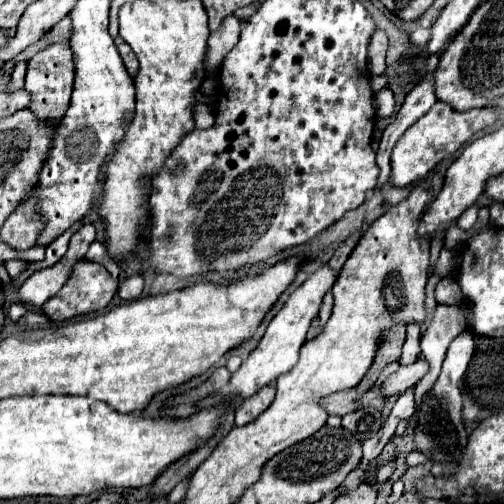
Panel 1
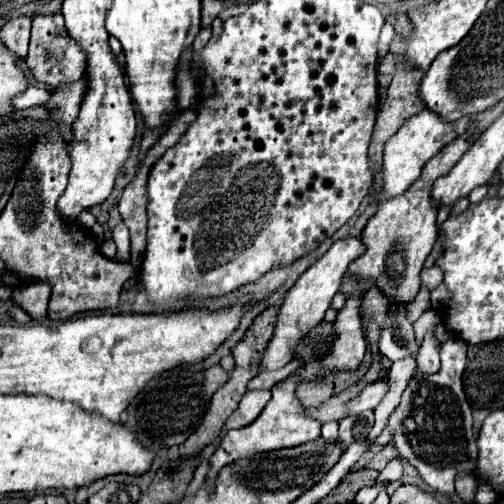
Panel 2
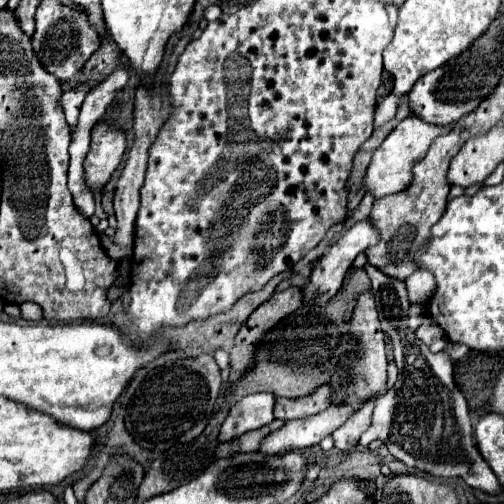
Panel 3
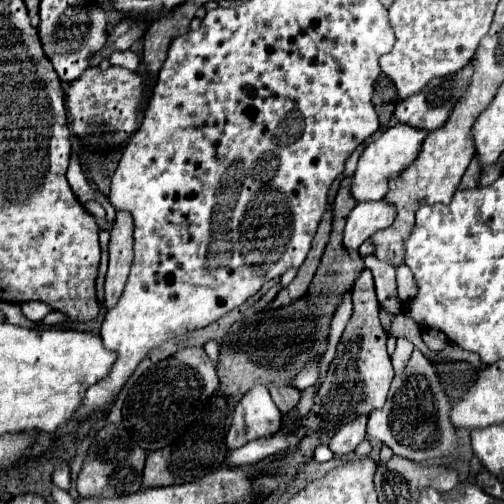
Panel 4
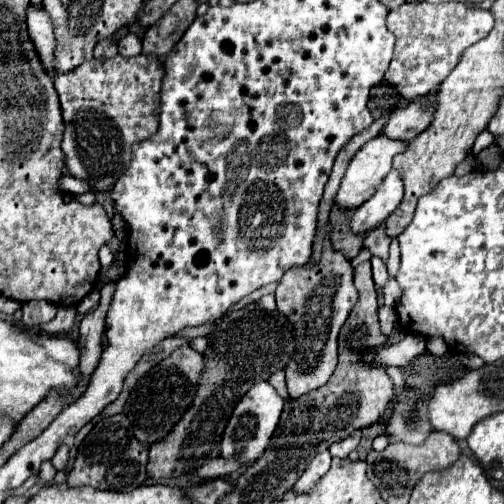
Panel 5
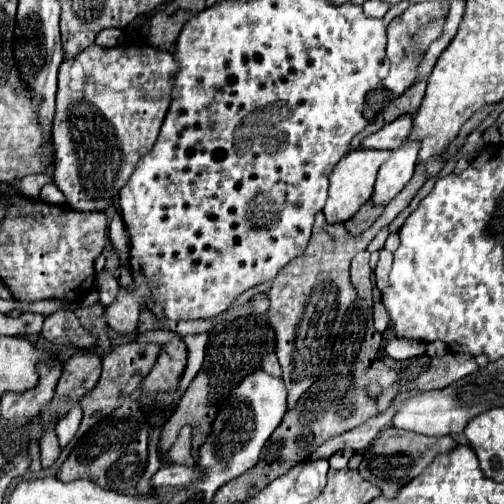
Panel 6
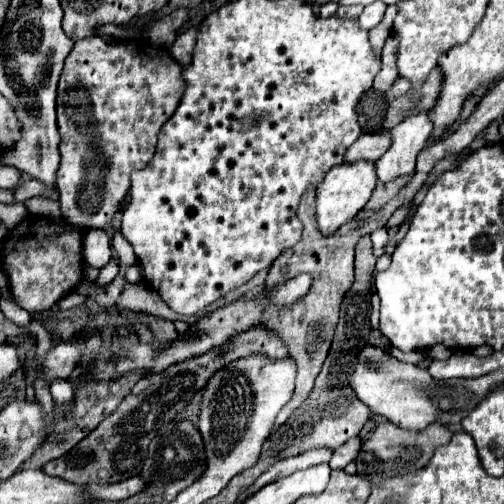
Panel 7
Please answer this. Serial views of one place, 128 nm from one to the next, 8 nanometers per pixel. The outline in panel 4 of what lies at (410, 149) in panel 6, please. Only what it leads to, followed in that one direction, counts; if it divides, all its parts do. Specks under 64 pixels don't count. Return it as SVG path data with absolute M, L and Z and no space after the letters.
M386 198L372 202L370 200L358 202L356 208L346 218L344 246L348 250L358 250L358 246L364 240L368 240L374 232L388 228L394 222L394 218L396 218L396 206Z

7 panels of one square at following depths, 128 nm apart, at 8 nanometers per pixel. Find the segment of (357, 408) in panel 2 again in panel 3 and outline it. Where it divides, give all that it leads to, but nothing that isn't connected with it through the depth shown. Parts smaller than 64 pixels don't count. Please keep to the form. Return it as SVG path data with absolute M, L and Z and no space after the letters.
M330 406L322 414L286 422L282 428L270 432L260 440L262 454L284 454L290 450L302 450L318 444L324 436L332 434L348 416L352 416L354 408L350 406Z

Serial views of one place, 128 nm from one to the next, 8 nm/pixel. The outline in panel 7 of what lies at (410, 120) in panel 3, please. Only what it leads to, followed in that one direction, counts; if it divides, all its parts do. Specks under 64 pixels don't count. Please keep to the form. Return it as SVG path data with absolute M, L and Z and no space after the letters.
M354 162L354 164L340 164L330 168L322 182L316 188L316 222L318 230L324 236L334 234L344 222L352 220L370 200L372 190L376 188L376 168L370 162Z

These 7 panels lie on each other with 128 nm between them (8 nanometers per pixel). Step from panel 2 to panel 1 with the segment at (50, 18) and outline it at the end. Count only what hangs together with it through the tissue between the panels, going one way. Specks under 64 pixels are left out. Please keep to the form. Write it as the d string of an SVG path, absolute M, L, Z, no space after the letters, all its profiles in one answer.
M68 40L42 48L34 58L28 60L26 90L32 94L30 110L36 112L38 118L44 118L48 122L60 120L60 116L64 116L64 112L68 110L68 104L70 104L72 76L74 76L74 64L72 64L72 50L70 50Z

